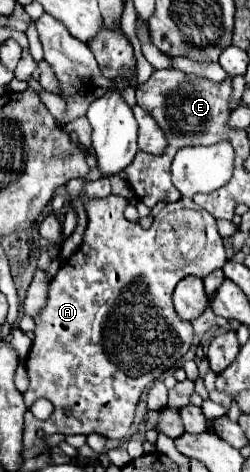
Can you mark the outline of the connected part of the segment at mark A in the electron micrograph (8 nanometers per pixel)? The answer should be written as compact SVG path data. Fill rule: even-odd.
M117 195L87 201L89 223L83 235L83 243L49 283L47 303L35 315L35 339L27 355L29 389L23 393L27 405L23 431L25 447L45 445L45 441L37 439L39 429L43 429L45 435L99 433L107 439L123 439L133 423L141 393L161 375L165 375L165 371L171 369L193 343L191 323L181 321L173 309L171 295L175 285L187 275L199 275L203 279L227 263L223 239L217 233L217 221L205 209L197 207L191 199L181 199L177 203L165 205L149 229L143 229L139 223L125 219L127 203L125 198ZM185 209L197 209L201 213L203 235L185 235ZM41 397L49 399L55 407L47 421L35 419L29 411L31 405ZM65 409L71 411L69 417L63 415Z

